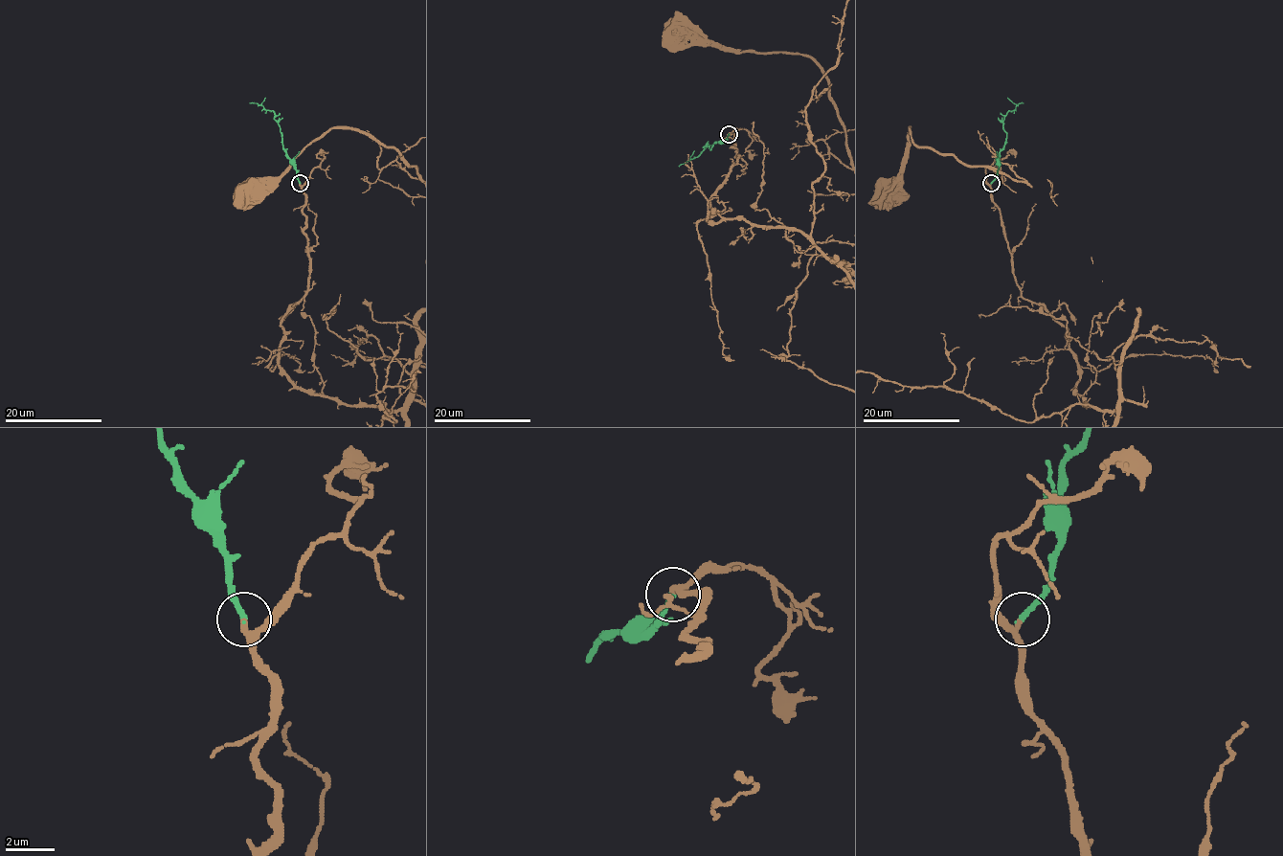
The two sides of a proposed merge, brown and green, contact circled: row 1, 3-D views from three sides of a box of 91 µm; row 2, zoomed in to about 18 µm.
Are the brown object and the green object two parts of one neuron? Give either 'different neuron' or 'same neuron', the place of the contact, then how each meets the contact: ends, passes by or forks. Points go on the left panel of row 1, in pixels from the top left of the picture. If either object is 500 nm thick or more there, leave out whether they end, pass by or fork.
same neuron | (300, 183) | brown passes by | green ends

